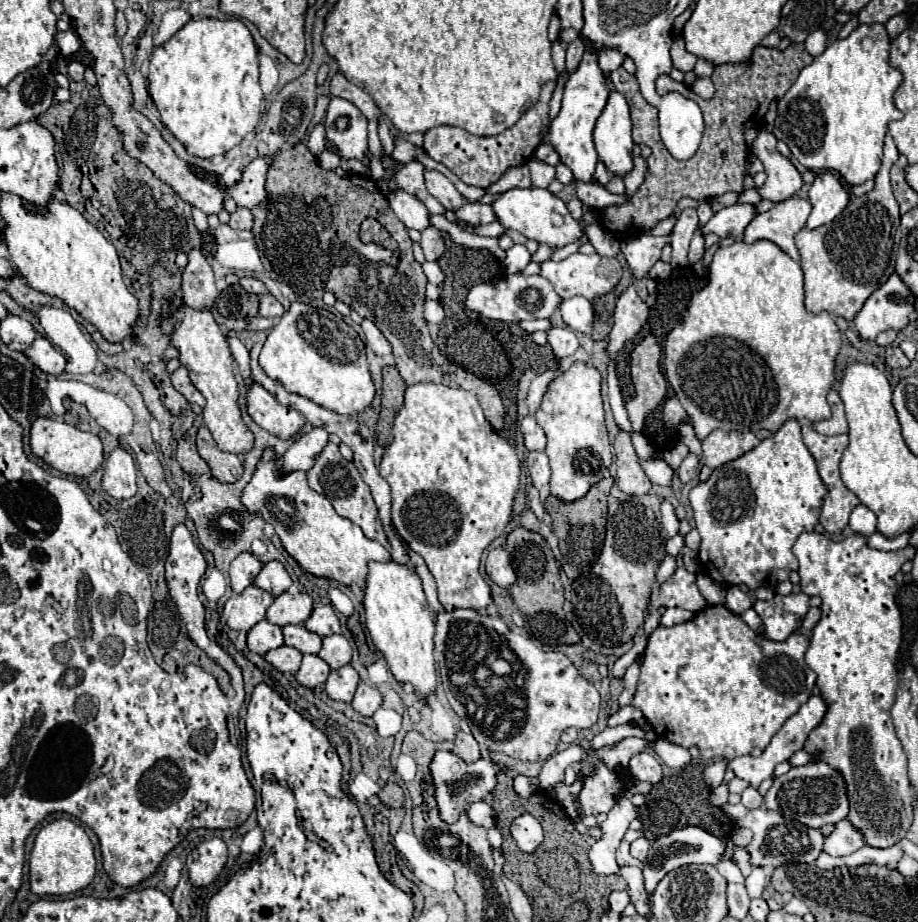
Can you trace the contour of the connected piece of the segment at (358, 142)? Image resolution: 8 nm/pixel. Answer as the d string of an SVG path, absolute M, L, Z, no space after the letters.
M332 97L326 111L326 137L334 141L332 145L340 149L342 157L358 159L362 165L370 165L368 153L368 133L366 133L366 117L346 99Z

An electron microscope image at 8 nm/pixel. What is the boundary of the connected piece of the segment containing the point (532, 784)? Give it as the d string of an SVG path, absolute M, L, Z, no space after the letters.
M516 775L514 777L514 791L520 795L520 797L528 797L530 793L538 791L540 785L538 785L538 779L534 777L524 777L524 775Z

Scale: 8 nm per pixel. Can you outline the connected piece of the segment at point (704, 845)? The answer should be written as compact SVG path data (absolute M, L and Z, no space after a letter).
M690 825L690 827L682 827L682 829L674 829L670 831L668 835L662 835L658 839L654 839L650 843L650 851L648 851L648 857L644 861L644 869L642 869L642 875L644 875L644 889L648 895L652 895L652 891L656 889L656 885L660 883L660 879L682 867L682 865L690 865L690 863L698 863L698 865L718 865L720 861L724 859L732 859L734 857L734 849L736 849L736 843L728 837L728 839L720 839L696 825Z

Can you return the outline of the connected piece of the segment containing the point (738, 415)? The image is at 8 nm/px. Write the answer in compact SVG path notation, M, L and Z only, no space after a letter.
M756 241L756 243L734 243L730 247L720 247L714 253L714 259L710 263L710 275L708 275L708 283L706 287L702 287L698 293L692 295L690 305L684 313L684 317L680 319L680 323L668 333L666 343L664 343L664 375L670 381L672 389L676 391L676 397L680 399L682 407L686 409L696 437L704 439L710 431L714 429L724 429L724 431L760 431L760 429L770 429L770 431L778 431L784 421L788 419L808 419L808 421L820 421L820 419L828 419L830 417L830 407L826 403L826 395L834 383L834 359L838 355L840 349L840 331L834 323L834 319L830 317L828 311L820 311L820 313L808 313L804 307L804 275L802 269L796 261L792 261L778 245L774 245L772 241Z

